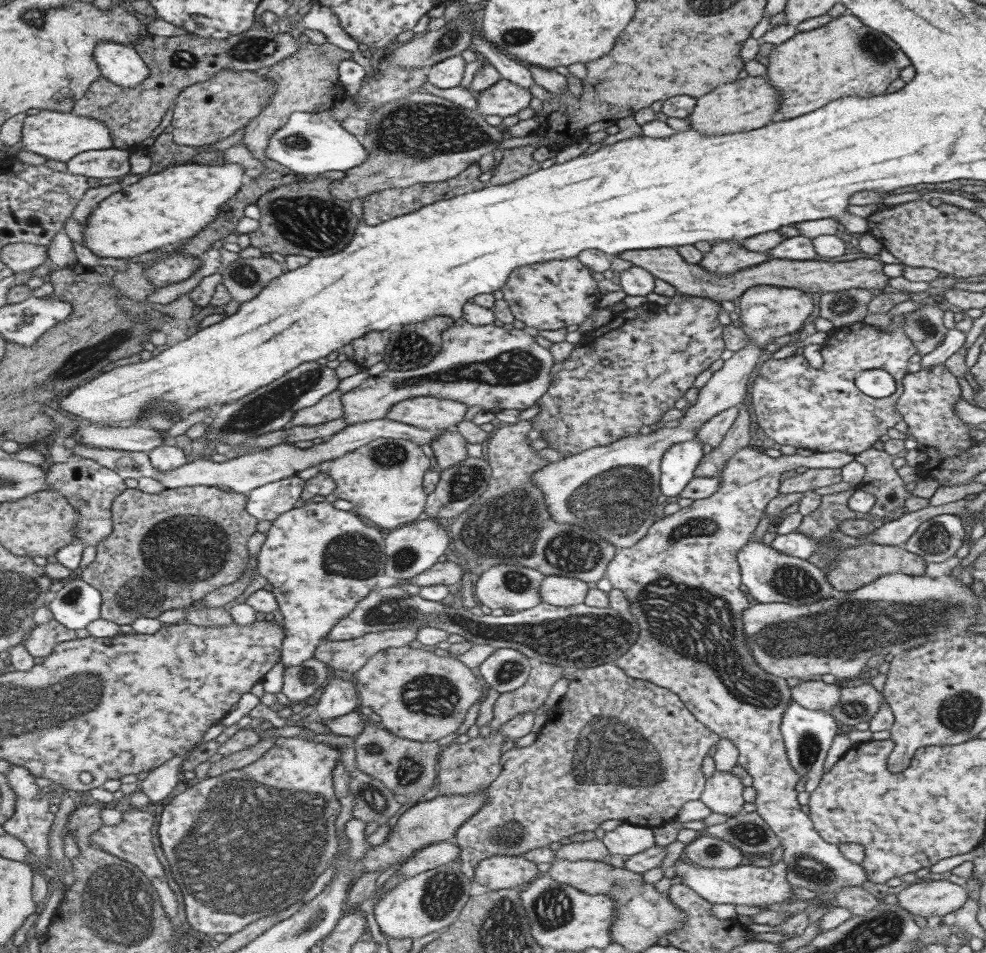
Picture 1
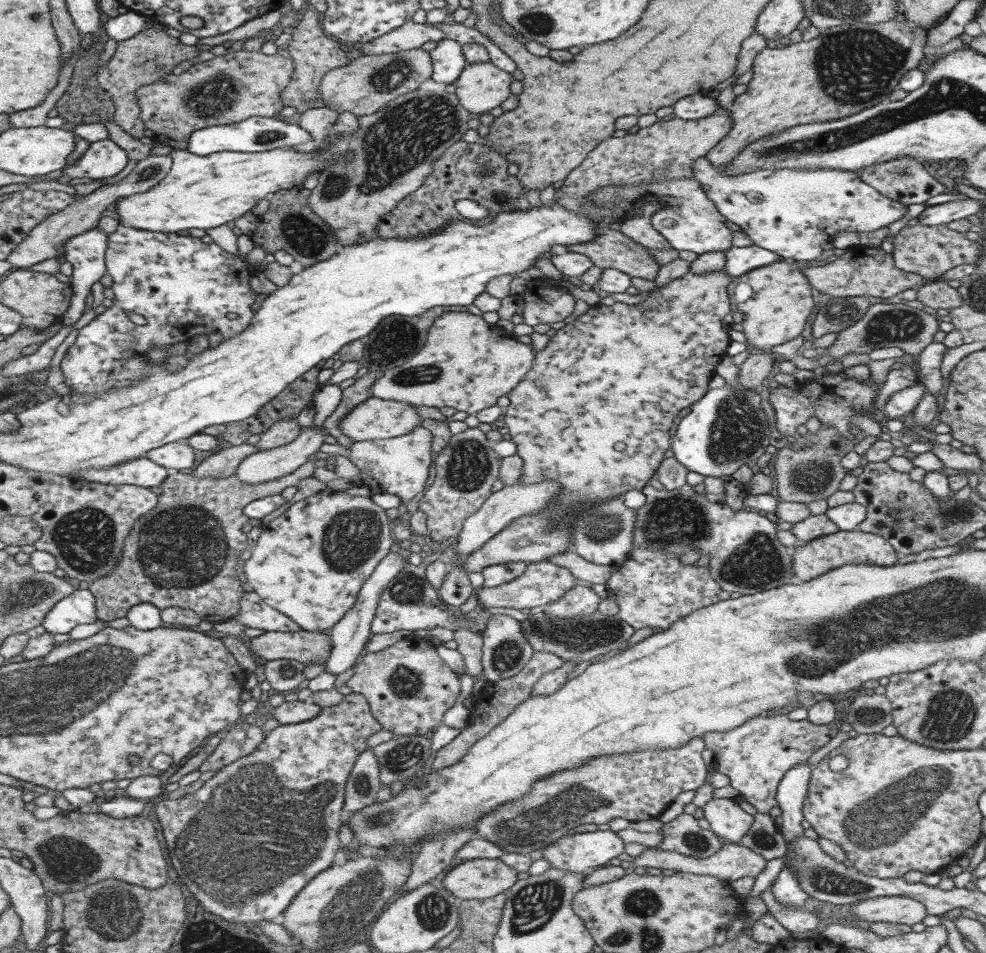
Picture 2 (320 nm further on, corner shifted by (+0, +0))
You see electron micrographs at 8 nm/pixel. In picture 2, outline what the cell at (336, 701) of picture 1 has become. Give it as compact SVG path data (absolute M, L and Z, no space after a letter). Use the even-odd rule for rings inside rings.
M388 552L388 555L380 560L379 566L368 576L367 582L361 587L359 602L348 613L345 613L344 618L337 622L336 626L332 629L330 638L332 639L333 648L331 658L327 662L327 672L331 672L337 676L338 674L343 674L345 670L357 666L360 658L363 656L363 647L371 635L370 622L375 615L379 597L387 586L387 583L398 575L398 572L405 563L408 562L398 552Z

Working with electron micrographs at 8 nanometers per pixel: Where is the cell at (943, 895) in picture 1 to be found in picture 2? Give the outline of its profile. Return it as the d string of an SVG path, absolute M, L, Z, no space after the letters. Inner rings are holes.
M903 896L867 898L849 906L849 913L867 923L893 923L911 927L921 923L927 911L917 900Z

